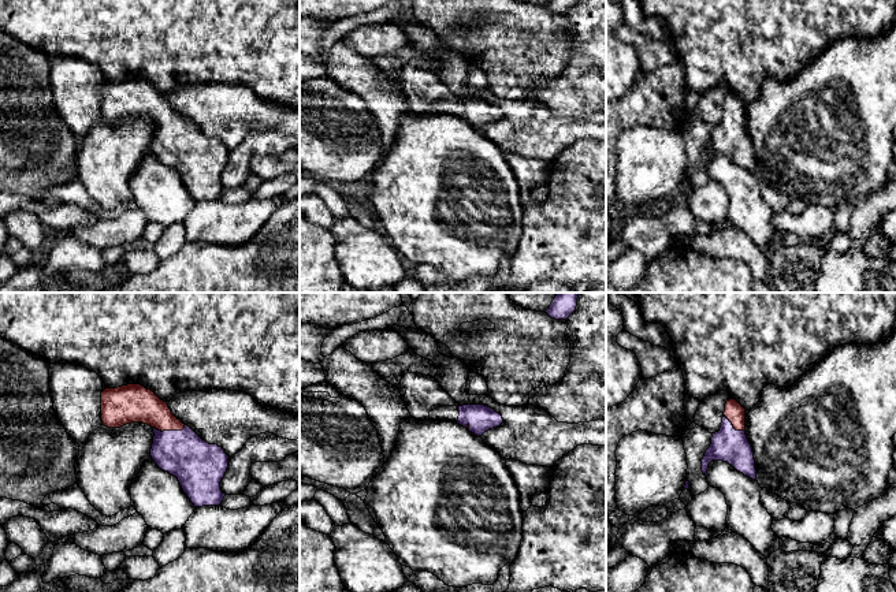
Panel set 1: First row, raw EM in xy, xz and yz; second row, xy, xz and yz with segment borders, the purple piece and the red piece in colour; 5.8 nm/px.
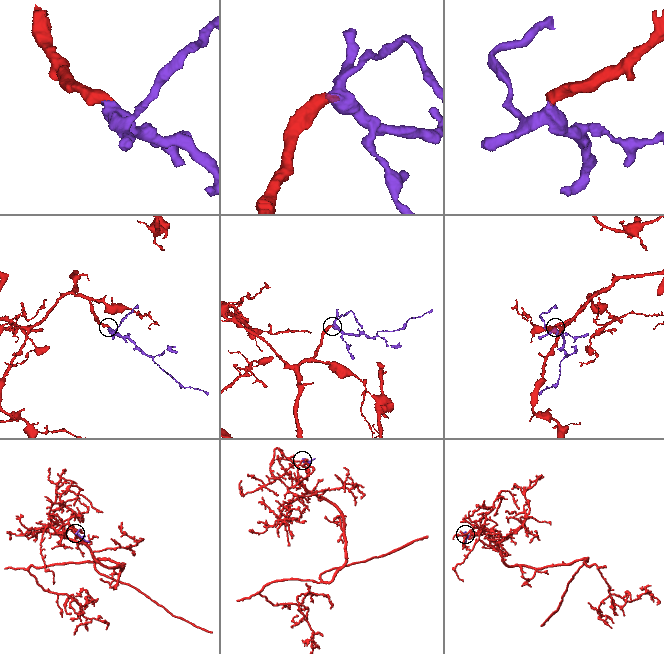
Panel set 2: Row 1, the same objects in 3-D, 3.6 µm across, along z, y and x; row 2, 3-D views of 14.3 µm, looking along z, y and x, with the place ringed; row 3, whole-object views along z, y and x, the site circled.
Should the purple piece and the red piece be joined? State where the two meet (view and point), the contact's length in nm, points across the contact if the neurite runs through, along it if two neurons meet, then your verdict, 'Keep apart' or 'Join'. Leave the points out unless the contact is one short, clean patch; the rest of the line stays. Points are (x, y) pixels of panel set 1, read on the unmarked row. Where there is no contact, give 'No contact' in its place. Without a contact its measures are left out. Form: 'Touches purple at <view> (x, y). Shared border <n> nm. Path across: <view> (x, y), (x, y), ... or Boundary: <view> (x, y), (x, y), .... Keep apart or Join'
Touches purple at xy (168, 125). Shared border 190 nm. Path across: xy (196, 157), (173, 134), (168, 125), (142, 99), (136, 97). Join

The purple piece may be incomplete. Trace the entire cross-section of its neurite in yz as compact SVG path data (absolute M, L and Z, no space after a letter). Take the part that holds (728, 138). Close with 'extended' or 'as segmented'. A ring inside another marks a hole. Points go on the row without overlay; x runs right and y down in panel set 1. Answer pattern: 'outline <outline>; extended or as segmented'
outline M733 92L726 94L721 122L713 127L702 153L704 170L711 154L728 156L737 165L756 174L754 146L746 129L746 103Z; extended

